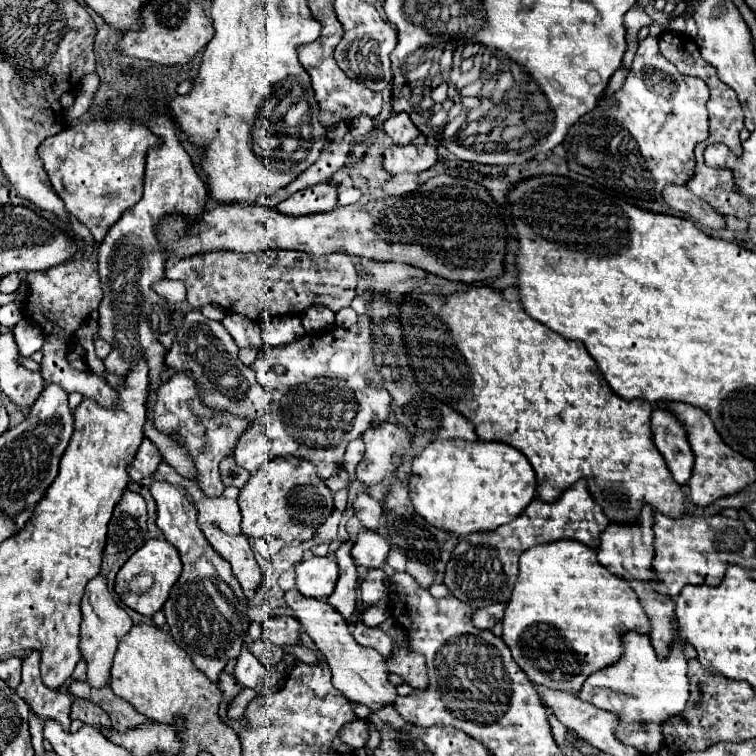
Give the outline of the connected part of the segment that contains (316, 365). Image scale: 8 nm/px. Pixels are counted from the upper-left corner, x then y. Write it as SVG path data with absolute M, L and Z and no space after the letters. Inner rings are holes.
M360 316L360 320L350 328L334 326L334 330L326 330L320 334L304 334L302 338L276 346L262 348L258 358L250 364L254 368L260 386L272 392L270 412L254 422L240 438L234 460L238 466L256 474L260 466L264 466L270 458L276 456L298 456L314 464L320 478L330 478L338 470L344 468L344 452L346 444L354 438L360 438L364 430L368 430L374 422L388 420L390 414L390 394L382 386L374 386L366 382L368 370L380 370L374 362L374 344L372 344L372 322L368 316Z

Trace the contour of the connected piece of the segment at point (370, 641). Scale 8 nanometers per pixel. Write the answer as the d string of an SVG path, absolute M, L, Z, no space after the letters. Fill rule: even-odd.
M358 618L356 620L356 628L354 628L354 638L356 638L356 642L358 644L362 644L362 646L370 646L370 648L374 648L374 650L378 650L384 658L388 658L390 656L390 652L392 652L392 640L380 630L380 628L368 628L368 626L364 626L362 624L362 620Z

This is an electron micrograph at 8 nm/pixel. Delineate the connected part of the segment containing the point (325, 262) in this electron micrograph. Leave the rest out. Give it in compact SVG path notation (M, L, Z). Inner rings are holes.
M232 250L204 252L188 258L170 256L166 262L166 278L182 280L186 284L188 304L192 308L216 304L226 312L238 312L256 322L260 322L260 318L274 318L276 314L302 314L304 310L316 304L324 304L332 312L338 312L340 308L350 306L358 286L358 274L348 254L334 252L326 256L314 256L300 250L264 250L262 258L258 254L240 254Z

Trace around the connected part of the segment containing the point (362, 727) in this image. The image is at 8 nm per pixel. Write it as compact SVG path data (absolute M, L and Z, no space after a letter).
M356 720L352 722L352 726L348 726L348 730L344 730L344 734L340 734L340 740L346 742L352 750L364 748L368 742L370 734L368 734L368 724L364 720Z

